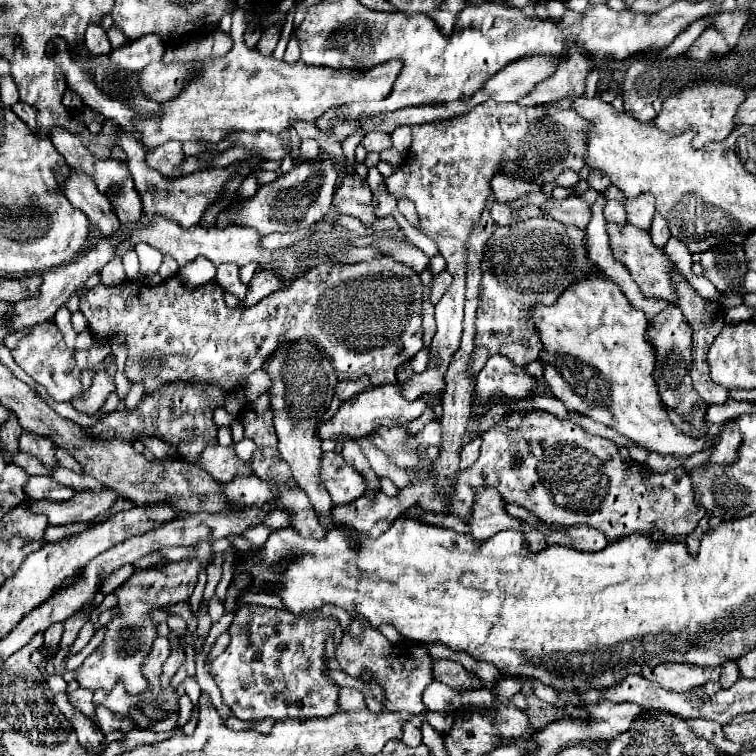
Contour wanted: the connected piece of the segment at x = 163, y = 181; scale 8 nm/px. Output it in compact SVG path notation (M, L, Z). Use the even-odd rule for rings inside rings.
M117 127L115 139L117 139L117 145L127 155L129 171L131 171L135 187L137 187L141 199L143 199L143 213L139 217L141 227L143 225L149 227L155 217L171 219L171 221L179 223L183 229L189 229L191 225L197 225L203 211L219 195L219 189L223 187L223 181L227 181L227 177L231 177L231 171L227 171L227 169L201 169L201 171L191 173L191 175L183 175L183 177L177 177L177 179L167 179L157 169L147 165L147 161L145 161L147 151L141 147L139 139L133 133L125 131L123 127Z

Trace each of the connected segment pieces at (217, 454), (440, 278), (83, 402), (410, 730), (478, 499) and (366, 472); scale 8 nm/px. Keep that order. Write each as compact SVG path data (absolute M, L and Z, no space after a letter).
M207 445L203 449L203 453L197 457L195 465L205 469L219 483L231 481L231 477L235 477L235 473L239 473L239 471L241 473L251 473L253 471L251 463L243 463L235 457L233 445L229 445L229 447Z
M443 271L443 273L439 273L439 275L435 275L433 277L433 281L431 281L431 293L435 293L435 297L439 299L439 295L443 295L445 293L445 289L447 289L447 285L451 283L451 275L447 273L447 271Z
M101 371L101 373L97 375L97 381L79 397L79 401L73 399L71 405L73 405L77 411L81 411L81 413L95 415L95 413L103 407L103 403L105 403L105 399L109 397L111 391L115 391L115 383L109 381L109 377L107 377L105 371Z
M403 725L403 743L409 745L409 747L417 747L421 745L421 731L415 727L415 725Z
M477 489L467 525L475 541L485 541L503 529L521 531L521 521L503 513L503 499L495 489Z
M349 439L343 443L343 451L341 451L343 459L353 465L359 473L363 473L363 477L367 477L367 485L371 485L371 489L367 489L367 493L377 493L379 491L379 477L373 473L367 457L363 455L361 447L357 445L355 439Z

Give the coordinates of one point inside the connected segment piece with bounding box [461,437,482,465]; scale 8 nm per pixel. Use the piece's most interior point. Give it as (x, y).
(472, 448)

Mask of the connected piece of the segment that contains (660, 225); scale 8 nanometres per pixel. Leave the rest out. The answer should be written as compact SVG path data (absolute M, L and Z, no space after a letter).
M655 213L655 217L653 217L653 223L651 223L651 229L649 229L649 235L651 235L651 239L653 239L653 243L655 243L657 247L663 247L663 245L667 243L667 239L671 237L671 235L669 235L667 221L665 221L659 213Z

